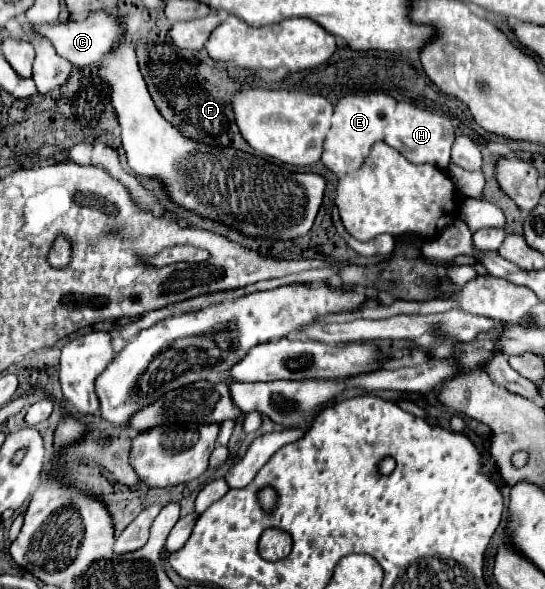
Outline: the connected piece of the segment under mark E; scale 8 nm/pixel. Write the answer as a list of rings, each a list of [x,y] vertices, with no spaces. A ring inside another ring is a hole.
[[[349,94],[339,98],[331,118],[331,130],[325,136],[321,162],[339,176],[355,172],[361,168],[369,148],[383,140],[383,130],[387,126],[387,110],[395,106],[395,100],[389,94]]]

